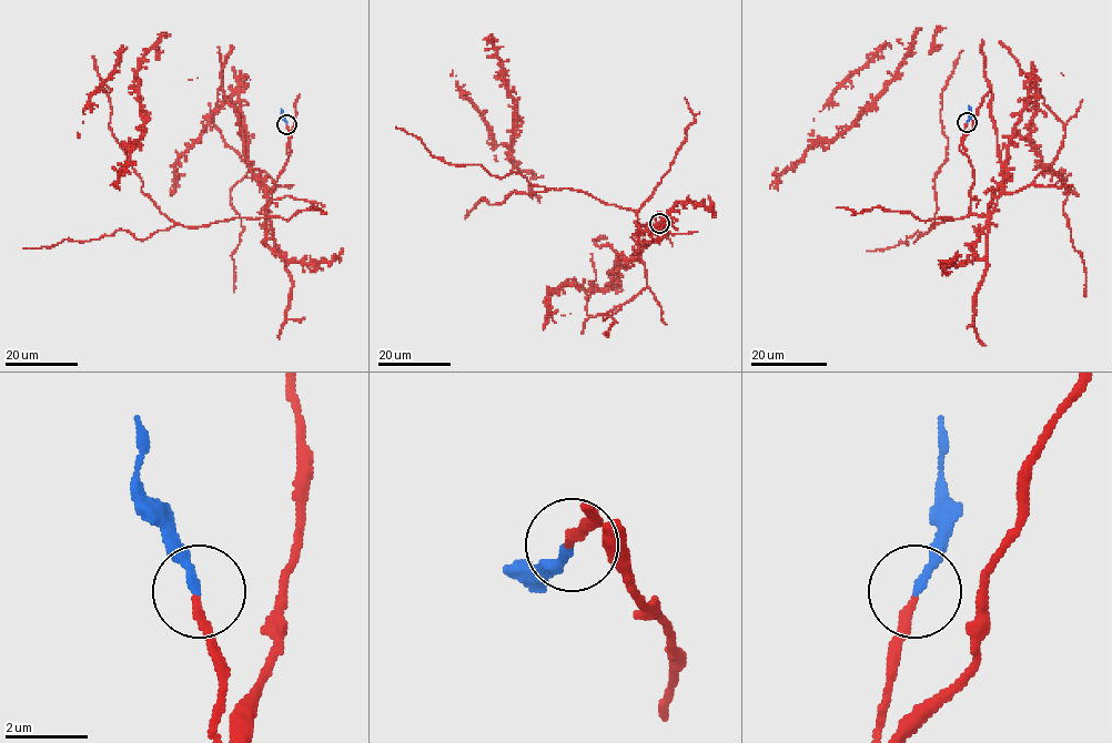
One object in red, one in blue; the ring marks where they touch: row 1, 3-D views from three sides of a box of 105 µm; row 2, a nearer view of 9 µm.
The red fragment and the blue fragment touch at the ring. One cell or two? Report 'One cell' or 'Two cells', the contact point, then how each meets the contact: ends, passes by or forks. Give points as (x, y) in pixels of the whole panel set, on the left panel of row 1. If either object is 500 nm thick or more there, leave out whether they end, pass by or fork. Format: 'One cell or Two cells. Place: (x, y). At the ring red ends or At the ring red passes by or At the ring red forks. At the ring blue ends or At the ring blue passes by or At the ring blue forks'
One cell. Place: (286, 124). At the ring red ends. At the ring blue ends

